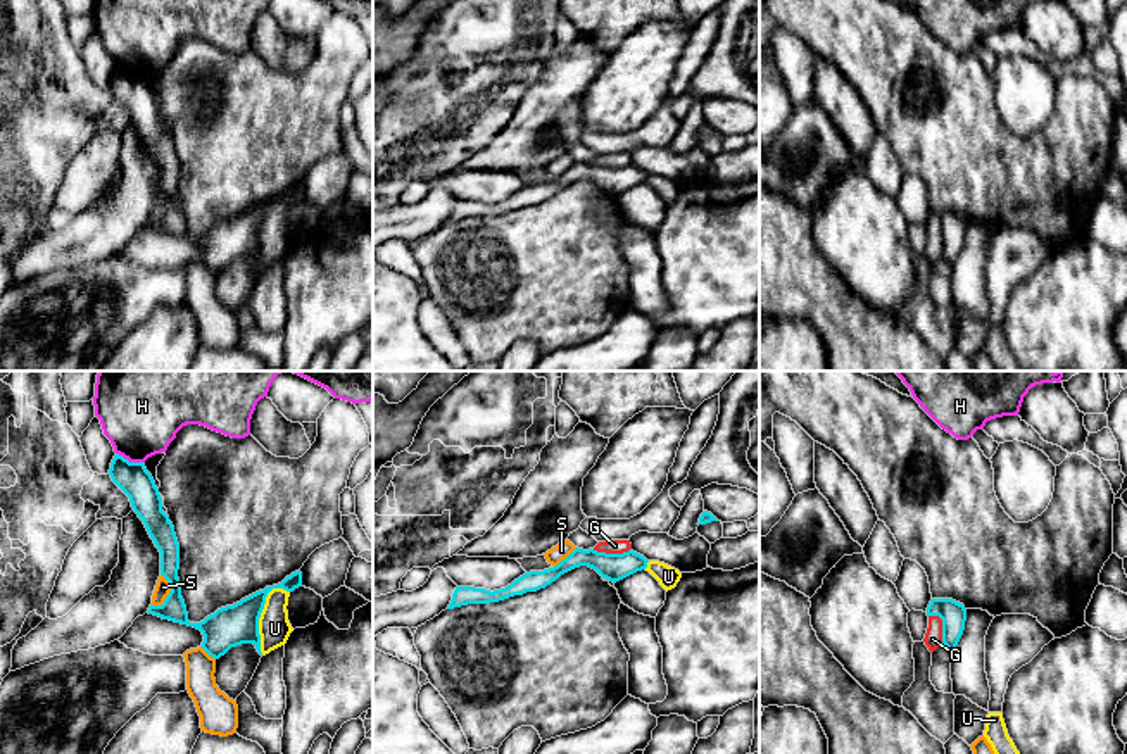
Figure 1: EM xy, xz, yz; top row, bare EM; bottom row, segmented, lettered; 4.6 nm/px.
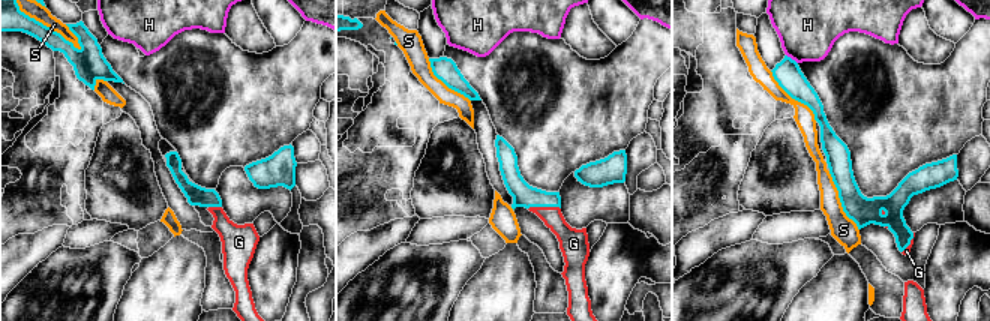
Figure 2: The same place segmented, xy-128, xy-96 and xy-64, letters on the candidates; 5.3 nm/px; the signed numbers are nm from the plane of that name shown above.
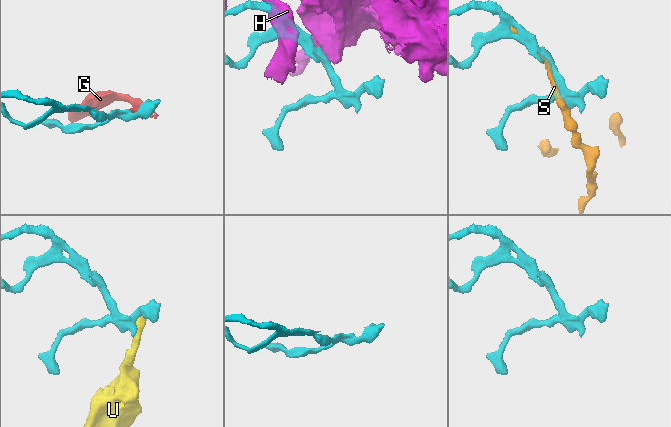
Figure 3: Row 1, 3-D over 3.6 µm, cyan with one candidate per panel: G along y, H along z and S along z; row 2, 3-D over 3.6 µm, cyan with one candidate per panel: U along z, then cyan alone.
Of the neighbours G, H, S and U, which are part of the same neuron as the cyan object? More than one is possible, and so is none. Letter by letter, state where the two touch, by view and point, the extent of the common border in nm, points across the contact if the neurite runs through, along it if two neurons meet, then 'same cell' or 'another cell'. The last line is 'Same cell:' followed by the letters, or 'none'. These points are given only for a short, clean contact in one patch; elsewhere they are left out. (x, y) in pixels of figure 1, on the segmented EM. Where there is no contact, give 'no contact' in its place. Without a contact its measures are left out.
G: contact xz (611, 554); length 180 nm; way xz (611, 566), (611, 554), (615, 546); same cell
H: contact xy (128, 461); length 140 nm; another cell
S: contact xy (169, 594); length 170 nm; another cell
U: contact xy (259, 616); length 340 nm; border xy (282, 587), (275, 587), (268, 594), (259, 618), (261, 654); another cell
Same cell: G

